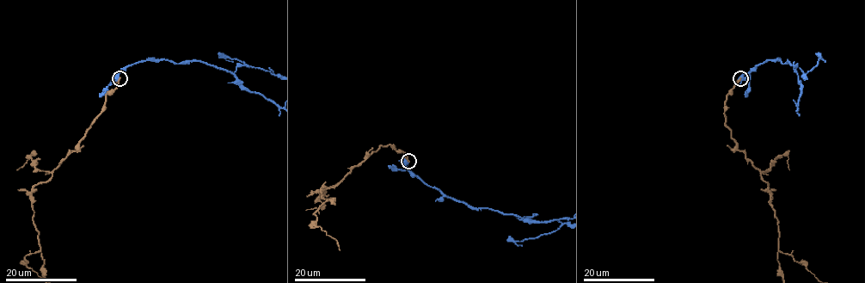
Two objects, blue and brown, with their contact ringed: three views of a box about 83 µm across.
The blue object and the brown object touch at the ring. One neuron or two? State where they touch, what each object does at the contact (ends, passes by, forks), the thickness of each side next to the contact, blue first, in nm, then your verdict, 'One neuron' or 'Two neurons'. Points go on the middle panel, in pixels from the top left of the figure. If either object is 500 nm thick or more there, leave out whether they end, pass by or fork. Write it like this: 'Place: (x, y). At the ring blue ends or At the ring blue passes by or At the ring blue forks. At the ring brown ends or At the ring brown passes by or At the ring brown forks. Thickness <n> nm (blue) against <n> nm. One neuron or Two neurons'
Place: (408, 161). Thickness 700 nm (blue) against 240 nm. Two neurons

